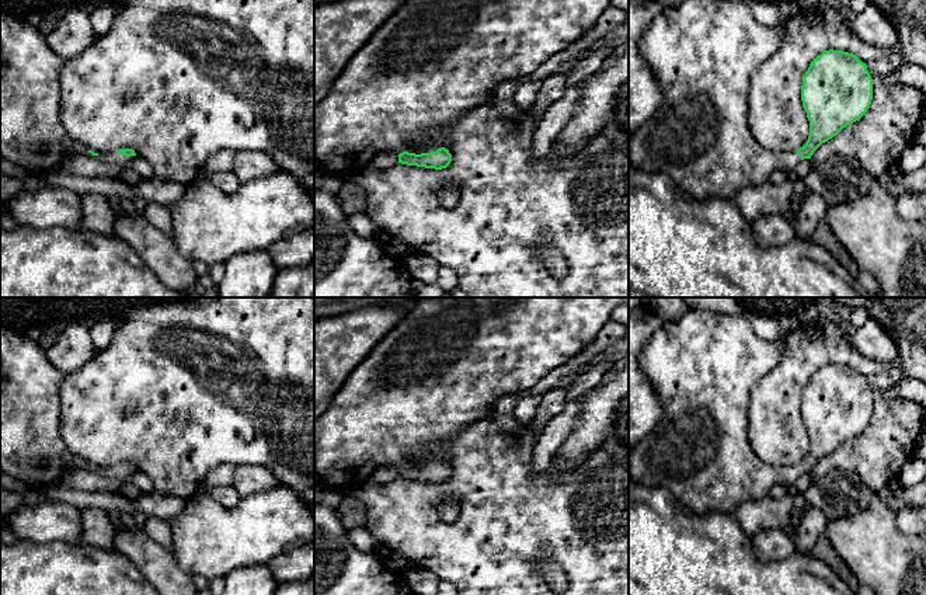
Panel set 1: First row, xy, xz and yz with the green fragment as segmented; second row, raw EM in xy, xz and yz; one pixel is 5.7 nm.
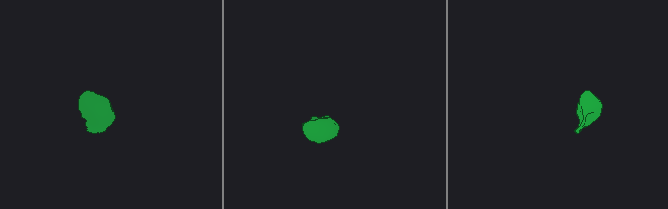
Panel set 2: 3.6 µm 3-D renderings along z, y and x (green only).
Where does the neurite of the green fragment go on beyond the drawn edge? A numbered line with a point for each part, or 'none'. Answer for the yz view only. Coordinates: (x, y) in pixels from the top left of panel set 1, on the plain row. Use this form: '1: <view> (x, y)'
1: yz (703, 365)

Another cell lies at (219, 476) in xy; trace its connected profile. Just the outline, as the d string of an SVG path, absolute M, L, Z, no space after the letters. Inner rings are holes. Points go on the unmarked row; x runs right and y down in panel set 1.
M223 463L215 466L205 477L202 490L210 491L215 487L232 486L236 466Z

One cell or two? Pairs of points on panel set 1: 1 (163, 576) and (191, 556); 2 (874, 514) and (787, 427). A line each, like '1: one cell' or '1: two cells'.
1: two cells
2: two cells

